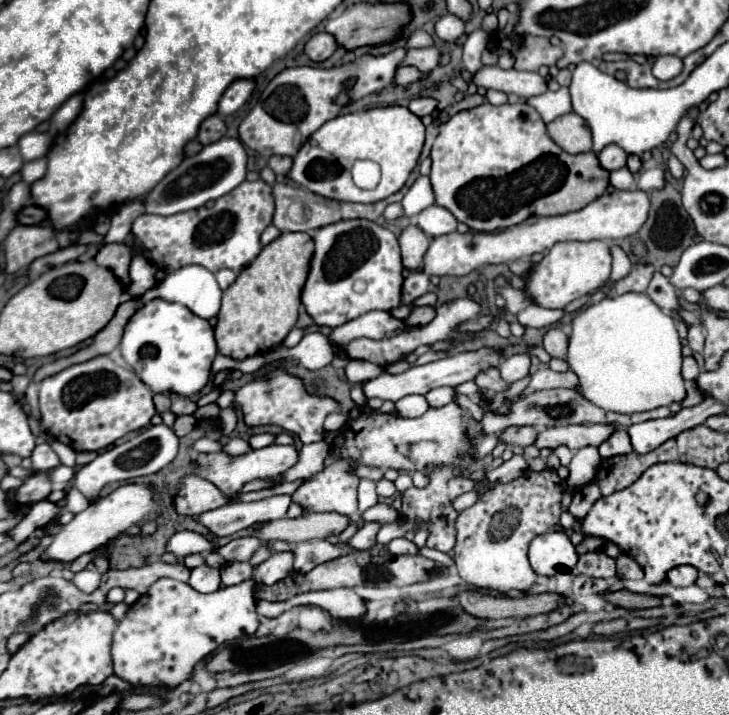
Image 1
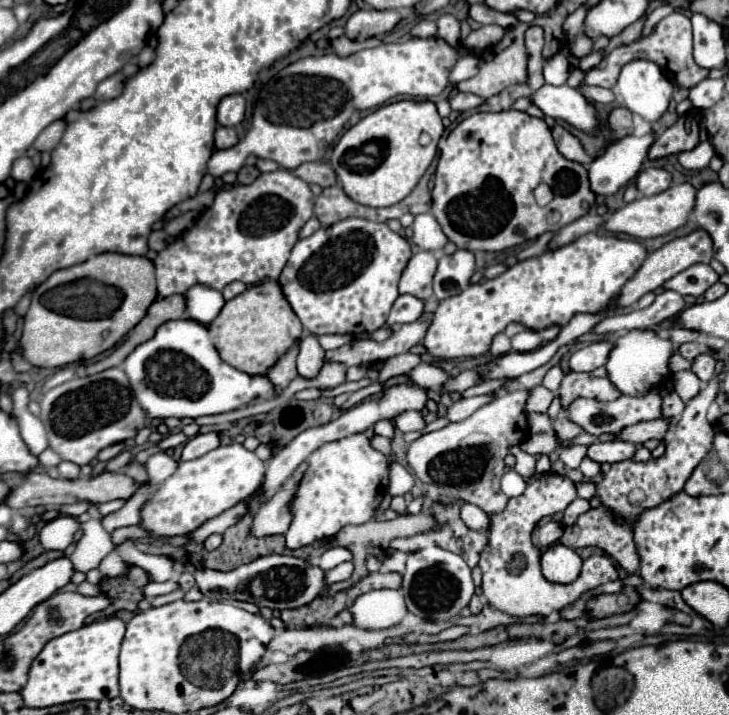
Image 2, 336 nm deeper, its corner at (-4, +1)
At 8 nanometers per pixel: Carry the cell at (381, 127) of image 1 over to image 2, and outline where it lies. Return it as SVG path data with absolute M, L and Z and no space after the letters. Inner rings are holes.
M400 100L394 104L380 106L378 110L370 112L368 116L360 118L354 126L350 126L338 138L330 156L330 164L332 164L332 170L336 172L338 184L344 188L344 192L352 200L364 206L374 206L374 208L392 206L404 200L412 192L412 188L418 184L418 180L422 178L422 174L426 172L426 168L436 156L436 148L442 132L444 132L442 118L438 116L436 106L430 100L424 100L424 102Z

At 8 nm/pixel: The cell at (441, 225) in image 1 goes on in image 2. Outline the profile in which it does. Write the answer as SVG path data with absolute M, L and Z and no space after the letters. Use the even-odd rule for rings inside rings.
M430 212L418 214L414 224L412 224L412 230L414 230L412 240L422 250L436 252L436 250L442 250L444 244L448 242L448 238L444 236L440 224L436 224L436 218Z

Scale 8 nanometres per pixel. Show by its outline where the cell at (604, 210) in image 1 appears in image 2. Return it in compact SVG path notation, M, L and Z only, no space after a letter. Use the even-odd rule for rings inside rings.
M676 184L656 196L644 196L624 204L620 210L612 212L602 226L612 234L628 234L632 238L656 238L686 224L686 218L694 206L694 196L696 190L690 184Z

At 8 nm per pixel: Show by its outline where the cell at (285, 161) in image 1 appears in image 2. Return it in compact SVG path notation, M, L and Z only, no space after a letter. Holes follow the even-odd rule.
M304 162L304 164L300 164L300 168L294 168L292 174L302 178L308 184L314 182L322 188L336 184L336 174L328 162Z

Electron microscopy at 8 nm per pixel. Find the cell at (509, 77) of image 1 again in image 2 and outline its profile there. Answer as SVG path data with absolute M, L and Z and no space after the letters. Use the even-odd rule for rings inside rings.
M544 84L532 94L532 104L536 104L546 116L552 118L562 118L568 124L586 130L590 134L598 132L598 122L596 122L596 112L592 104L586 102L586 98L580 94L578 88L570 88L566 84L562 86L552 86Z

